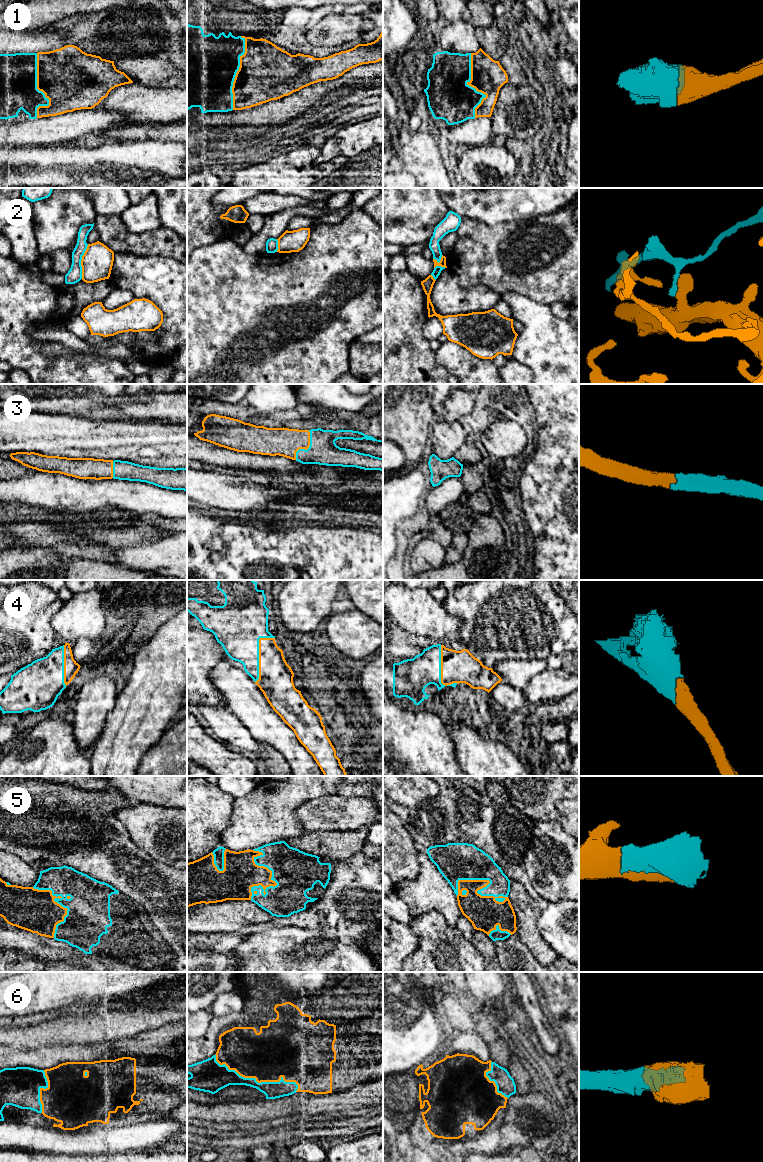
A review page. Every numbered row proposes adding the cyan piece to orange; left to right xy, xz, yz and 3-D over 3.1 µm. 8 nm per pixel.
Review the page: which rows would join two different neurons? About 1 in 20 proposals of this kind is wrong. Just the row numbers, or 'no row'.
2

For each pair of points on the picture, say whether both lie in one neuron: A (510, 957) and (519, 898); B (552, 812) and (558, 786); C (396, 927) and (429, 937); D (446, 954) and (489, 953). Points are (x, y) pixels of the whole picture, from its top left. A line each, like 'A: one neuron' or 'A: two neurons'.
A: two neurons
B: one neuron
C: two neurons
D: two neurons

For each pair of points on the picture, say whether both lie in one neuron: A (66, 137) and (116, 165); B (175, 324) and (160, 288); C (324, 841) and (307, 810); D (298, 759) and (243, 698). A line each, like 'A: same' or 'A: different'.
A: different
B: same
C: different
D: same

